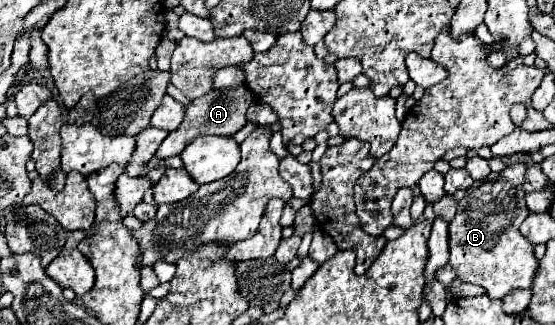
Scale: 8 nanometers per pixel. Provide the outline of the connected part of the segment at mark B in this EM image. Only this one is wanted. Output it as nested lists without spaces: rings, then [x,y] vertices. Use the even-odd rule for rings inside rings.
[[[513,163],[497,177],[491,173],[485,181],[477,181],[477,185],[465,189],[465,197],[449,221],[449,265],[461,281],[481,285],[491,299],[503,299],[517,287],[531,287],[539,267],[533,245],[519,233],[519,225],[529,215],[521,189],[525,171],[525,163]]]

